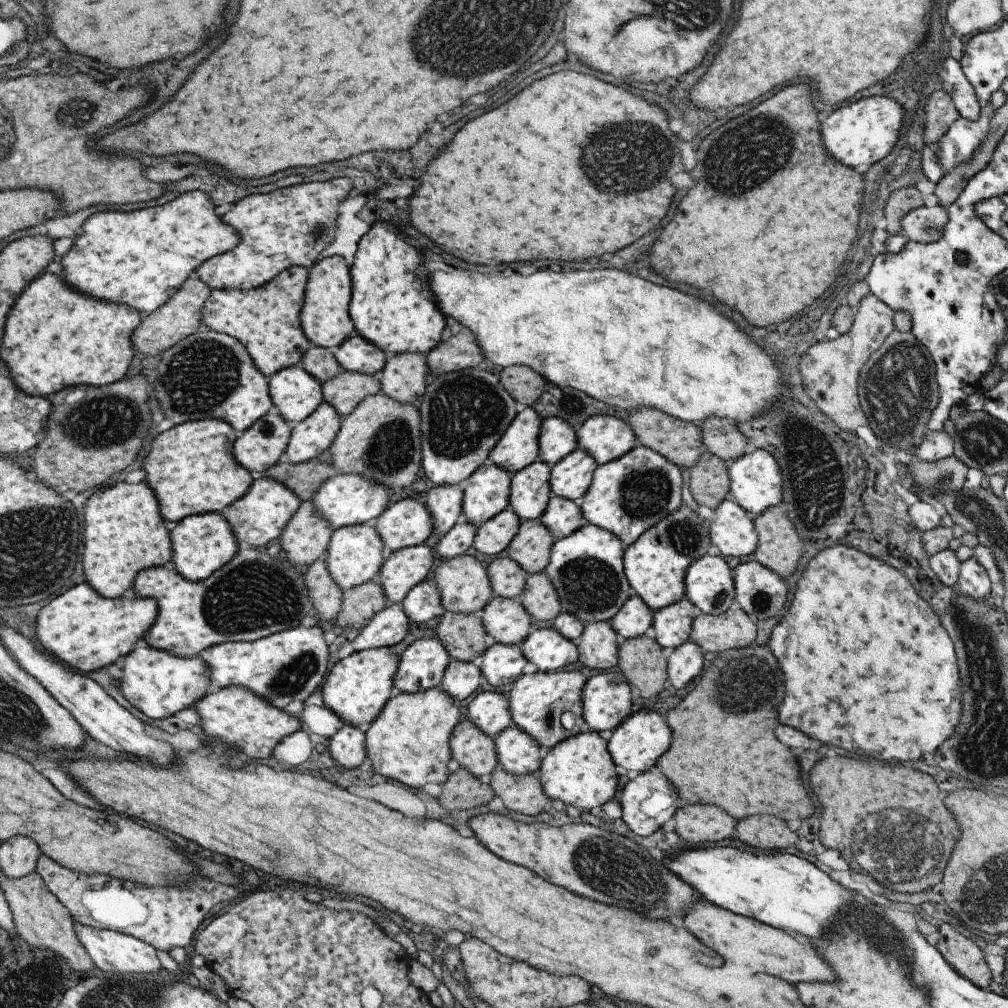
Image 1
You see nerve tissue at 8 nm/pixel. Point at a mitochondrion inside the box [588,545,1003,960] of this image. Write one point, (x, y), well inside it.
(911, 846)

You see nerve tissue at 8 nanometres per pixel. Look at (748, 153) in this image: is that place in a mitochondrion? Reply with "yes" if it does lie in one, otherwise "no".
yes

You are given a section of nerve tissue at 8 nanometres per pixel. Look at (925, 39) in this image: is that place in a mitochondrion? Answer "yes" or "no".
no

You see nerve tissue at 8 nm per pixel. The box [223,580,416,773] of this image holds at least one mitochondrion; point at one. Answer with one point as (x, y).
(286, 680)

